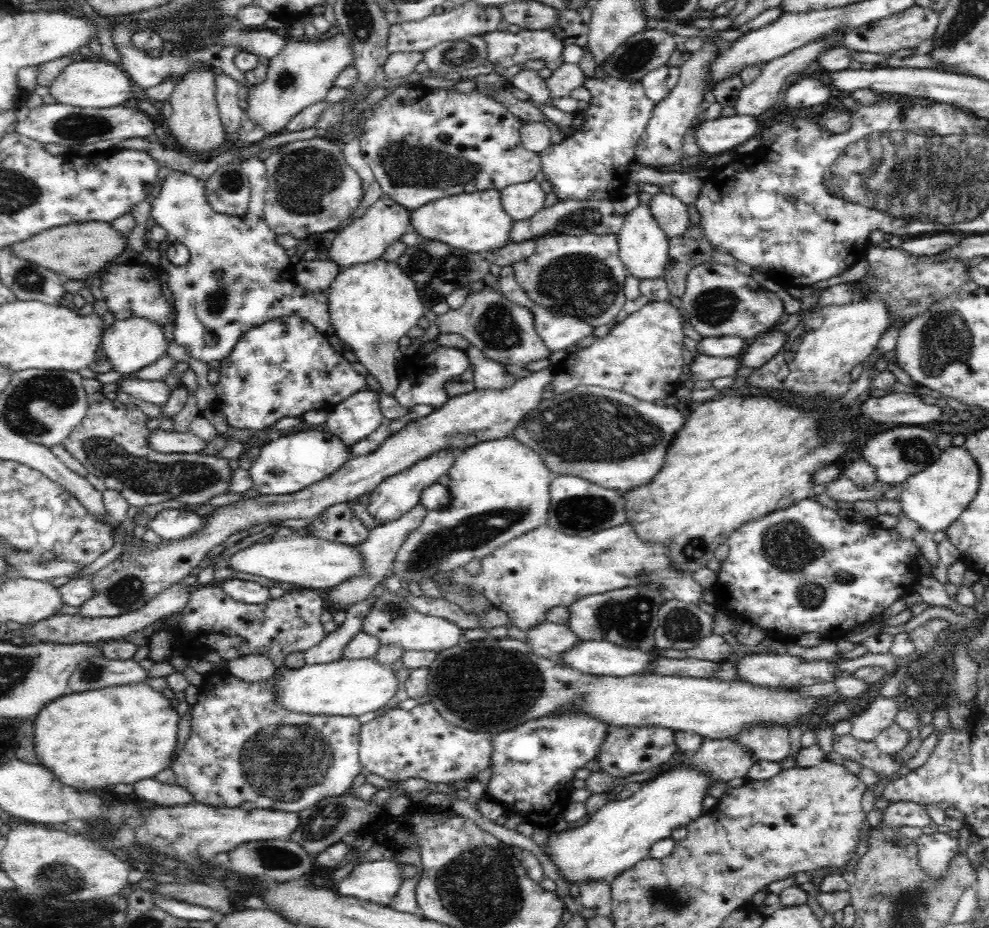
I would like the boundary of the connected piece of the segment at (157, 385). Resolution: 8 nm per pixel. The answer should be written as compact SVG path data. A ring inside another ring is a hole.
M124 377L117 384L117 392L124 392L124 394L130 394L130 396L134 396L138 400L152 402L152 404L159 406L165 403L171 393L168 385L162 380L148 381L136 377Z

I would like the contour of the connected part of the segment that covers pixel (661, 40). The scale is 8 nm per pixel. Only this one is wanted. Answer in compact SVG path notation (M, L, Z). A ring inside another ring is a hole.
M658 29L634 33L603 62L605 76L641 81L648 72L667 64L676 50L676 36Z

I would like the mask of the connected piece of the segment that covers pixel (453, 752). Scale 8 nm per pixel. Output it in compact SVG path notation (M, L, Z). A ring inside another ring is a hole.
M432 702L418 704L410 711L399 707L386 710L384 716L376 717L360 727L359 740L359 757L364 771L393 782L420 778L452 786L458 780L470 781L475 779L478 772L491 766L491 755L495 751L492 736L486 730L464 729L450 724L440 717L439 710L436 710Z

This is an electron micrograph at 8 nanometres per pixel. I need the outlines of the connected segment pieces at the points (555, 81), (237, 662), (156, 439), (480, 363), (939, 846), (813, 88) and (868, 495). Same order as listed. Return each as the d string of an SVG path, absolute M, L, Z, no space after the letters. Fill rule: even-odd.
M562 63L553 73L547 78L546 84L549 88L548 106L553 106L552 102L556 98L564 98L570 96L572 90L582 86L586 80L584 73L578 67L578 64Z
M248 655L230 660L225 665L232 677L244 682L261 682L276 675L277 668L265 656Z
M159 428L150 434L150 447L162 453L199 453L206 442L196 437L190 430L180 434Z
M469 345L464 352L469 358L470 364L474 366L475 389L503 387L514 380L510 373L503 371L502 366L497 365L494 360L486 357L474 346Z
M944 832L936 835L921 835L919 838L920 865L932 877L943 875L943 870L948 862L957 855L959 851L959 839L950 837Z
M802 78L794 82L784 95L784 108L790 110L804 110L810 106L824 106L824 102L830 102L830 86L822 84L818 78Z
M840 473L840 476L832 482L826 484L826 494L837 502L856 502L857 500L870 500L893 487L892 485L884 485L884 483L877 482L870 489L862 489L856 484L852 483L850 479L845 476L845 473Z

